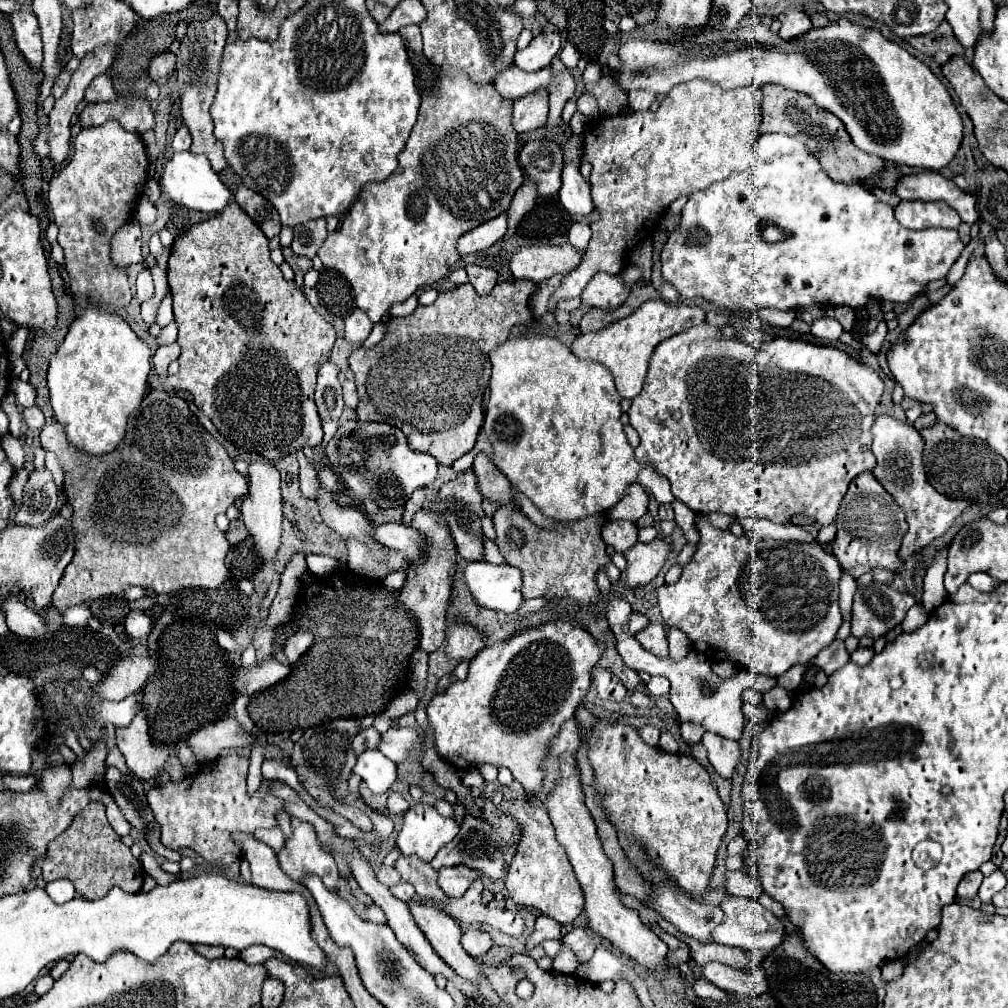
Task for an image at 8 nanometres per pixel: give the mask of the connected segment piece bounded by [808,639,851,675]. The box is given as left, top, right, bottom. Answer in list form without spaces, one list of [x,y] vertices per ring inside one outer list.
[[[835,639],[835,643],[831,643],[831,647],[825,647],[813,661],[811,661],[811,667],[820,667],[827,673],[835,673],[839,667],[843,667],[845,663],[851,661],[851,655],[845,647],[845,641],[843,639]]]

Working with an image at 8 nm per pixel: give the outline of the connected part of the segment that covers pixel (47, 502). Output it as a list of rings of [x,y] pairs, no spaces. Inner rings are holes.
[[[47,469],[33,471],[23,489],[23,501],[15,515],[17,525],[43,525],[57,507],[57,487]]]

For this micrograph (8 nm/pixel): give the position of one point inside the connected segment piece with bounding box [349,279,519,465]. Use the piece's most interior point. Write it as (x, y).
(427, 376)

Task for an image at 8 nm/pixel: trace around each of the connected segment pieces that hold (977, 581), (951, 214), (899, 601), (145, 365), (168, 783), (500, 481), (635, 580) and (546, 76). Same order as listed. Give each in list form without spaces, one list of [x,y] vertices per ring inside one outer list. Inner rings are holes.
[[[973,573],[967,581],[969,581],[971,587],[975,587],[975,589],[979,589],[983,593],[991,593],[991,591],[995,591],[995,587],[999,587],[999,581],[993,579],[987,573]]]
[[[901,201],[895,207],[897,221],[907,229],[927,229],[927,227],[943,227],[957,229],[961,219],[953,207],[943,201]]]
[[[873,581],[869,585],[857,587],[853,597],[851,633],[855,637],[871,635],[877,639],[899,625],[913,605],[913,595],[899,593],[883,583]]]
[[[89,305],[81,317],[77,317],[65,341],[57,349],[55,357],[51,359],[47,381],[51,391],[51,405],[55,411],[55,419],[65,427],[67,439],[73,447],[91,453],[91,455],[103,455],[111,453],[125,437],[125,427],[129,415],[141,405],[143,397],[147,395],[149,387],[149,373],[151,373],[151,349],[149,345],[135,335],[135,331],[129,327],[127,321],[123,321],[115,313],[107,313],[99,307]]]
[[[229,753],[213,763],[201,765],[201,769],[185,769],[185,779],[181,781],[173,781],[169,773],[163,771],[157,777],[157,785],[147,791],[155,820],[161,825],[161,843],[175,851],[193,849],[209,863],[235,863],[241,857],[241,849],[231,839],[233,831],[253,833],[259,827],[275,827],[275,813],[285,807],[283,799],[271,793],[279,781],[263,779],[255,793],[247,791],[247,767],[249,757]]]
[[[479,453],[475,457],[473,471],[477,475],[479,493],[483,495],[483,499],[489,499],[499,505],[511,505],[513,509],[517,509],[515,499],[511,495],[511,483],[507,481],[507,477],[501,475],[501,471],[491,463],[485,453]]]
[[[655,537],[649,543],[637,543],[625,553],[627,569],[621,573],[621,583],[629,587],[641,587],[655,579],[671,553],[671,541],[667,537]]]
[[[511,65],[495,77],[493,85],[505,99],[515,101],[515,99],[521,99],[521,97],[535,93],[539,89],[547,91],[551,87],[551,79],[553,79],[551,67],[539,69],[535,73],[525,73],[525,71],[519,71],[519,67]]]

